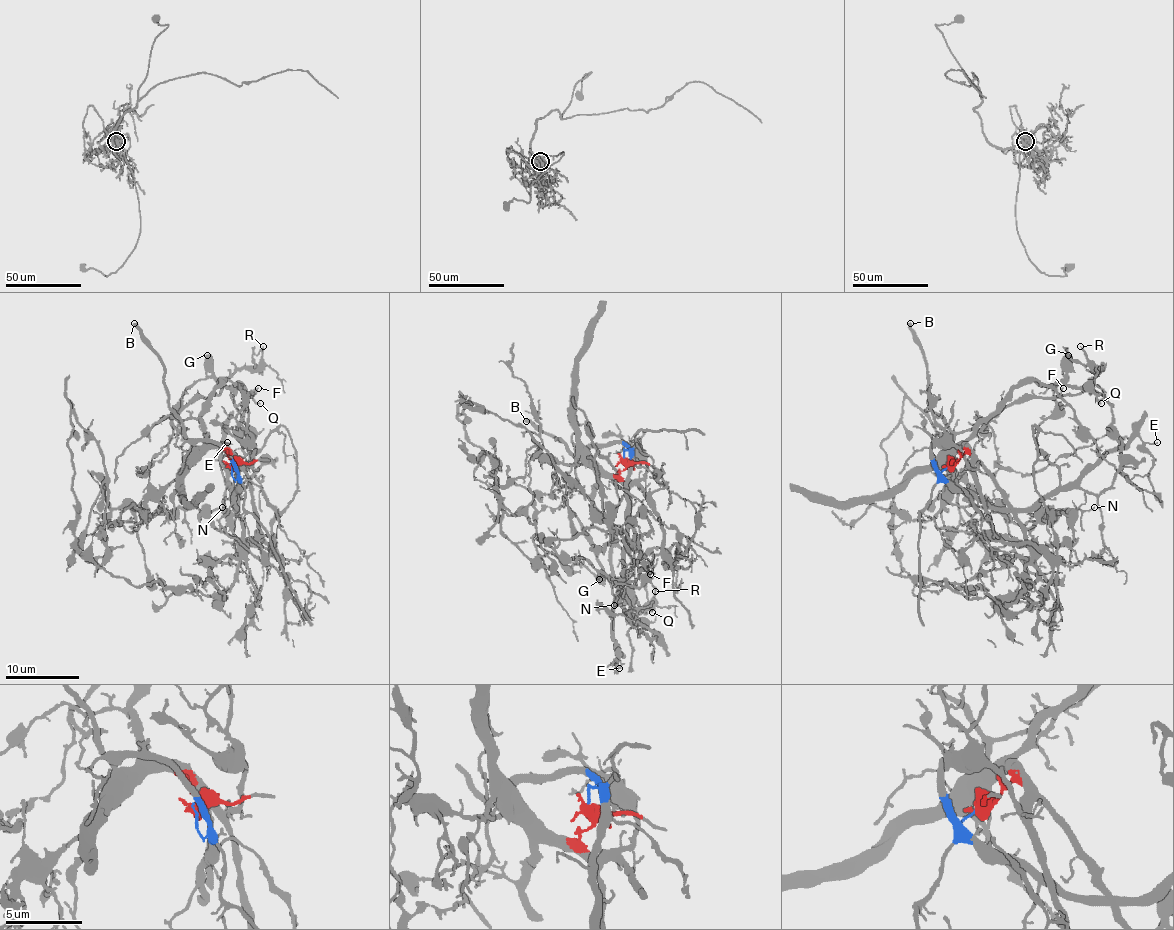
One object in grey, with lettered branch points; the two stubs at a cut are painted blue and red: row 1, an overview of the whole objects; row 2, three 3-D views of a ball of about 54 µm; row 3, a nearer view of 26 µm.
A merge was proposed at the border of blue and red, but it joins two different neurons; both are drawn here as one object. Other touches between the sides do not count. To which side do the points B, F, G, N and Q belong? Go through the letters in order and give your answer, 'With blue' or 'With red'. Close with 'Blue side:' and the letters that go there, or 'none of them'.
B: With blue
F: With red
G: With red
N: With red
Q: With red
Blue side: B

